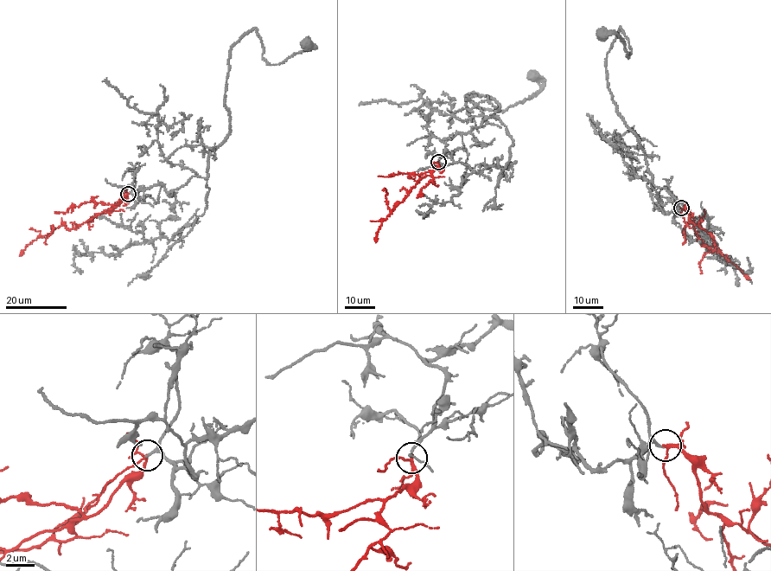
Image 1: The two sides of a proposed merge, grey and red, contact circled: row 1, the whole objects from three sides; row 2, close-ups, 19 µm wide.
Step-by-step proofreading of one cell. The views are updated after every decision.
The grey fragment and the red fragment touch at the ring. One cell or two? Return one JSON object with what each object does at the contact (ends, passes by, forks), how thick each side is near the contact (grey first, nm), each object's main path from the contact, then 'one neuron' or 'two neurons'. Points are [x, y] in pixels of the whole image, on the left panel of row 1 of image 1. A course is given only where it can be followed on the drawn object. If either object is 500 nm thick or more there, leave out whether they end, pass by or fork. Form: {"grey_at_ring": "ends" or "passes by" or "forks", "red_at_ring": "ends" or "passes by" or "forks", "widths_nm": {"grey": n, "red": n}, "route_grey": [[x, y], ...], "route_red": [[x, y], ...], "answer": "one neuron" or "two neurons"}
{"grey_at_ring": "ends", "red_at_ring": "forks", "widths_nm": {"grey": 150, "red": 150}, "route_grey": [[128, 193], [207, 176], [230, 127], [230, 48], [242, 36], [254, 28], [270, 64], [315, 46], [306, 43]], "route_red": [[128, 193], [115, 208], [104, 210], [77, 227], [67, 229], [62, 225], [36, 238], [26, 246], [20, 255]], "answer": "one neuron"}

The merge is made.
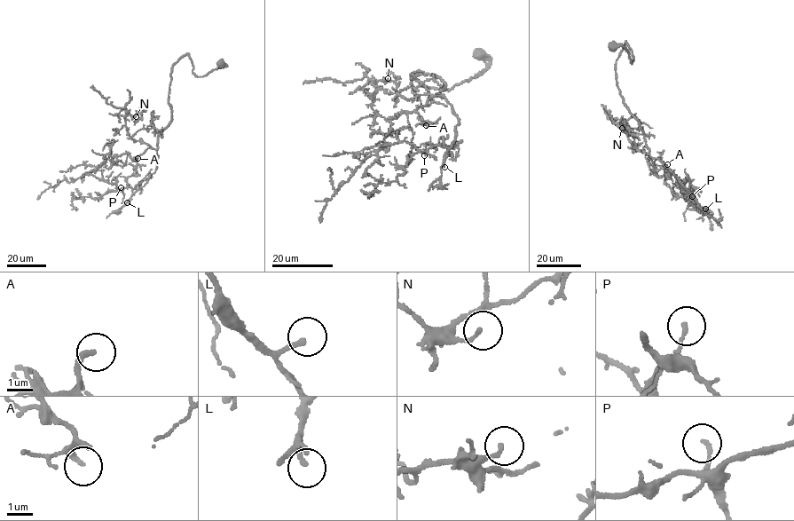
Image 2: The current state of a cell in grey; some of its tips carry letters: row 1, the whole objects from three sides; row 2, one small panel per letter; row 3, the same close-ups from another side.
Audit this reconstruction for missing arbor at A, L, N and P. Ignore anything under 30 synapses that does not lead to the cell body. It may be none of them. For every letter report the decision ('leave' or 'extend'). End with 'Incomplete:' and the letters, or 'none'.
A: leave
L: extend
N: leave
P: leave
Incomplete: L

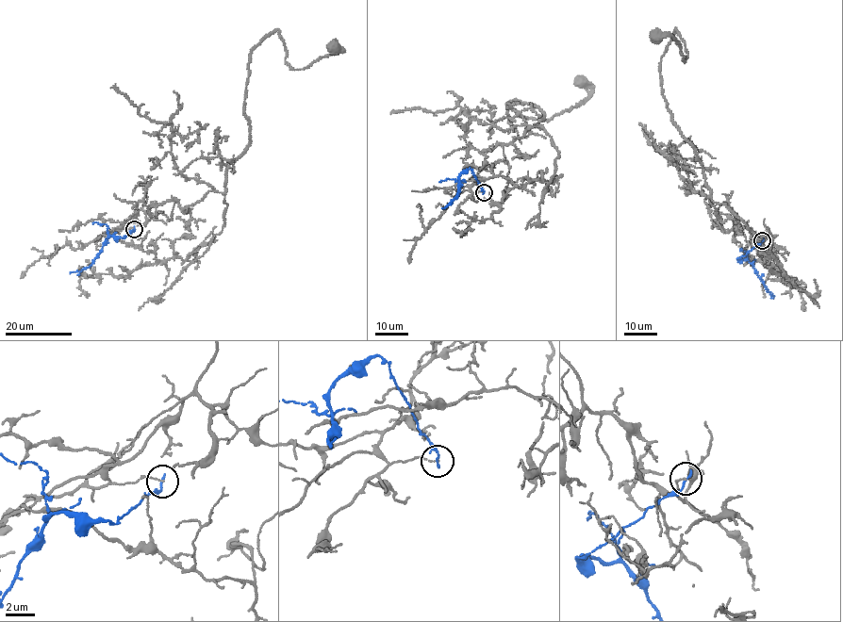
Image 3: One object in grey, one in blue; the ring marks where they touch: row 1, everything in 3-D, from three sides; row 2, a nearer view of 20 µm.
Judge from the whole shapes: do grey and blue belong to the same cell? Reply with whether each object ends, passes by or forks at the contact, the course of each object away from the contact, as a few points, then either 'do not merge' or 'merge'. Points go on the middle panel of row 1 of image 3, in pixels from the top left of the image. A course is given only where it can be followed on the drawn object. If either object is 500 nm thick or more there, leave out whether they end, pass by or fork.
grey ends | blue ends | grey via (483, 191), (471, 188), (482, 153), (541, 126), (537, 106), (509, 101), (549, 121), (588, 96), (579, 80) | blue via (483, 191), (468, 169), (459, 176), (458, 195), (442, 208) | do not merge

